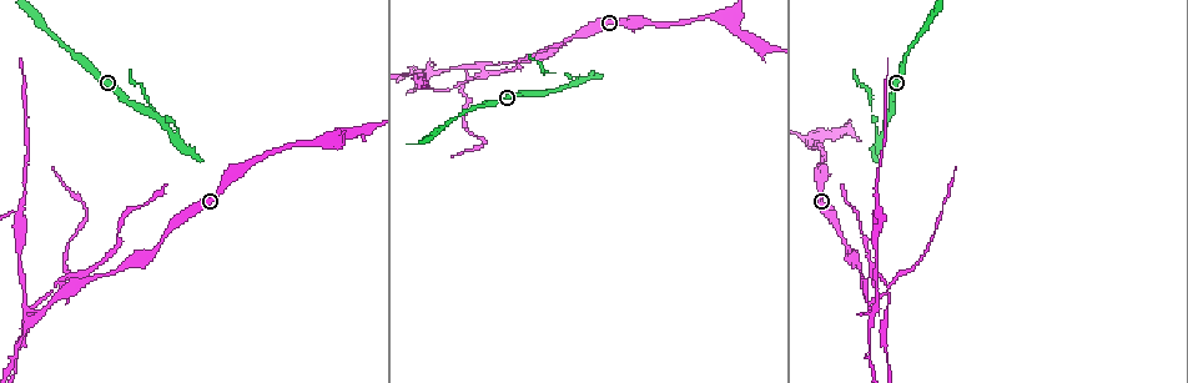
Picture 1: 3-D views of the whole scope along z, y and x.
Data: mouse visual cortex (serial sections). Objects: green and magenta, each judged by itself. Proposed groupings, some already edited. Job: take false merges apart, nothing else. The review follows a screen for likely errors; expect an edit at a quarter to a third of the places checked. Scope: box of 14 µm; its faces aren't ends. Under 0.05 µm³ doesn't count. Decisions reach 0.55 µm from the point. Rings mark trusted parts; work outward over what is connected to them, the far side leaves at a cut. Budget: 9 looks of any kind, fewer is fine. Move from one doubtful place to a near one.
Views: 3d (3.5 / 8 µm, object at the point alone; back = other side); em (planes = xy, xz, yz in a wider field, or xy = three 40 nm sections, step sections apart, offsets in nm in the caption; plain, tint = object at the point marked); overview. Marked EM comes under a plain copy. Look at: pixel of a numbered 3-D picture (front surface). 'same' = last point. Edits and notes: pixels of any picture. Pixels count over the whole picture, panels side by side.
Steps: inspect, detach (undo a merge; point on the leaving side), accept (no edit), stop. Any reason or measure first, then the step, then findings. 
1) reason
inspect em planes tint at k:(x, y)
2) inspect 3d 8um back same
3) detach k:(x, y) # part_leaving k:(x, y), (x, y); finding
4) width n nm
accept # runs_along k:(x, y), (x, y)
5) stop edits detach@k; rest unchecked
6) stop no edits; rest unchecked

sharp bend
inspect em xy step 1 tint at 1:(175, 136)

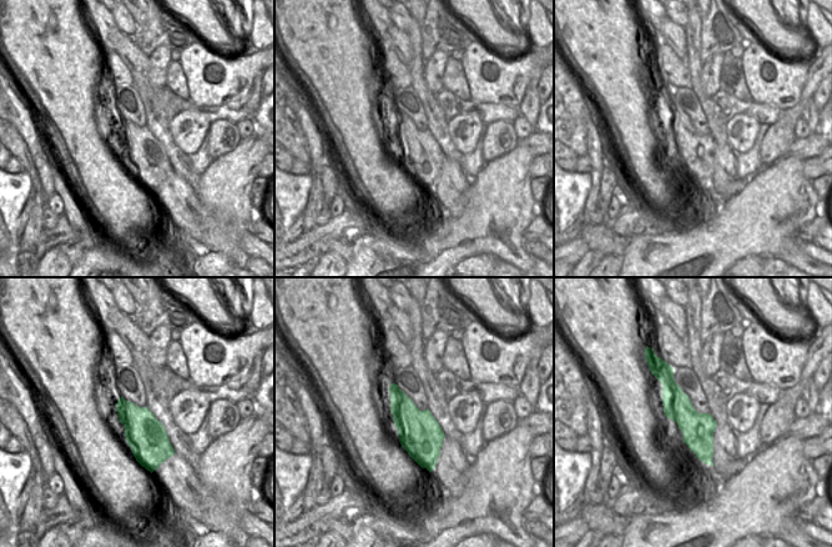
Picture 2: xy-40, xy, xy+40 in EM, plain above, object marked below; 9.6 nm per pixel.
inspect 3d 3.5um same

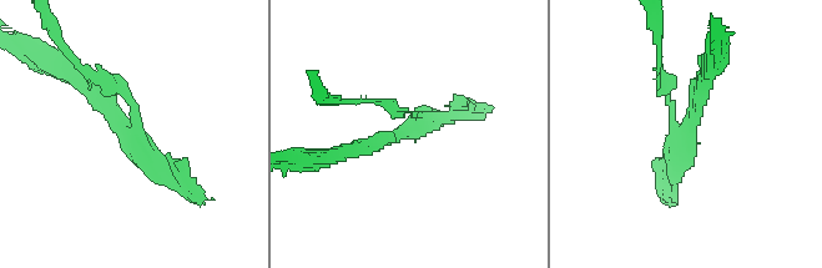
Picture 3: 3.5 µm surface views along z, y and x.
detach 3:(117, 82) # a second cell is stuck on

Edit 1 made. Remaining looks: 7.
see it whole again
inspect overview

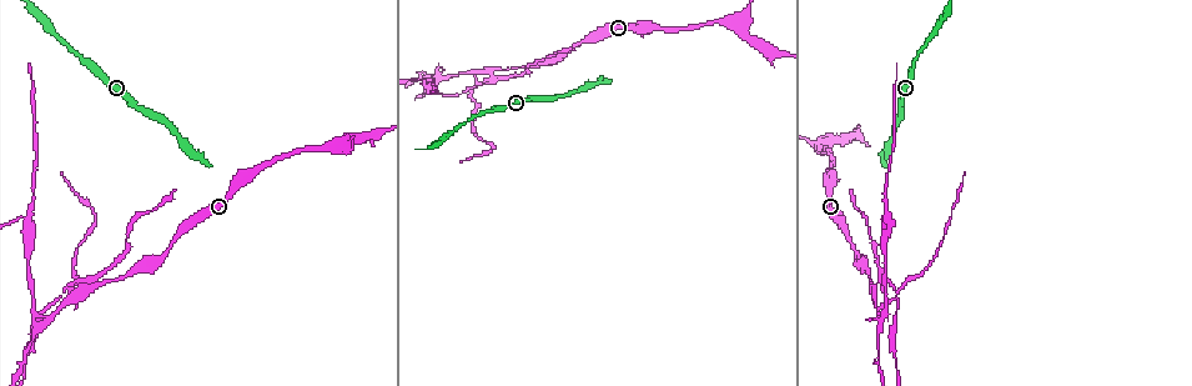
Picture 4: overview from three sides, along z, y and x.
calibre changes
inspect 3d 3.5um at 4:(163, 260)

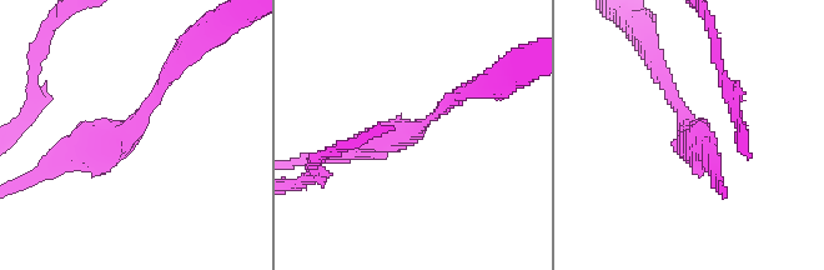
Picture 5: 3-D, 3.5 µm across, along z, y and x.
arm_widths 150, 300 nm
inspect em xy step 2 tint at 5:(689, 130)

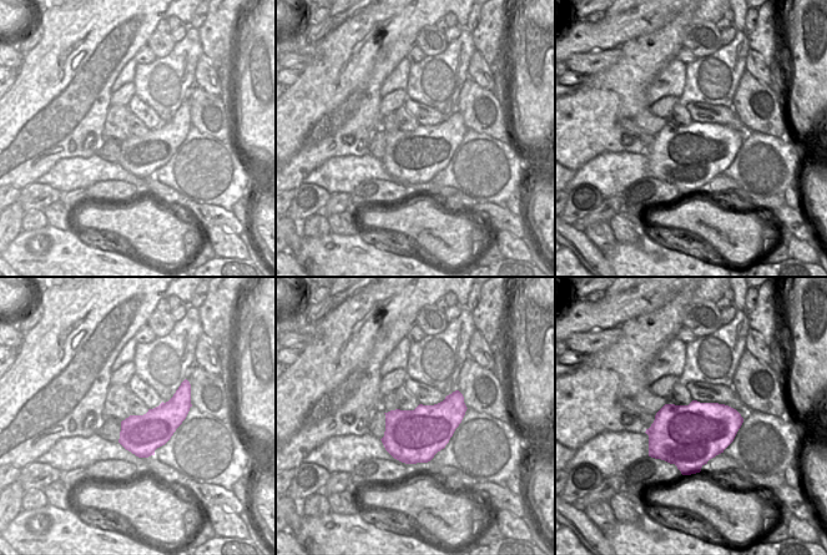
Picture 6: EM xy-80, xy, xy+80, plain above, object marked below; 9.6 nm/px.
accept # runs_along 5:(174, 65), (112, 145), (55, 160); all the same cell

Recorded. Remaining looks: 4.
four-way junction
inspect 3d 3.5um at 4:(38, 316)

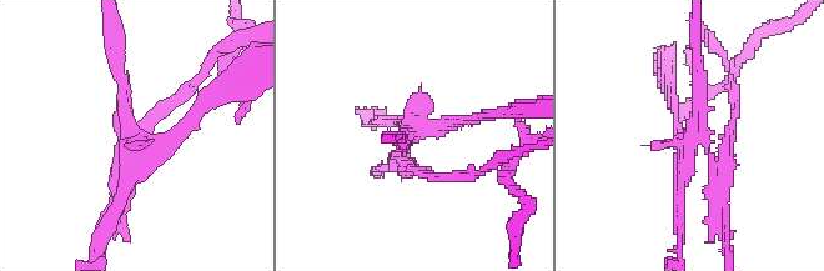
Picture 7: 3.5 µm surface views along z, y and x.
need the tissue
inspect em xy step 3 tint at 7:(410, 133)

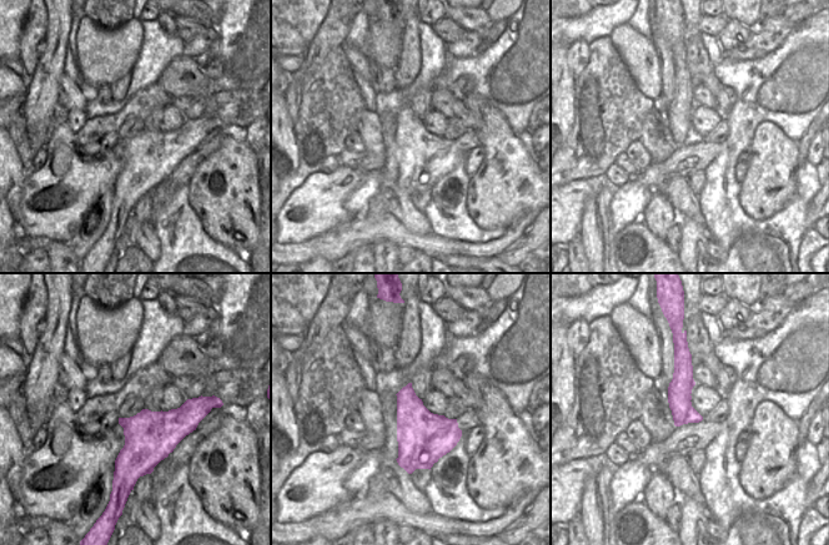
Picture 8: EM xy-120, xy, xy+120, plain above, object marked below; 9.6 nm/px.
detach 7:(246, 39) # two cells meet here

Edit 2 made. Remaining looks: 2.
stop edits detach@3, detach@7; rest unchecked

